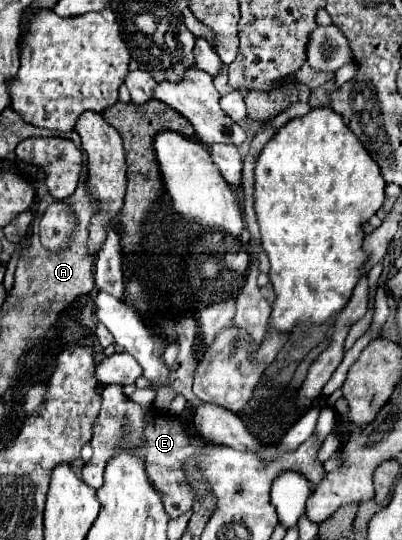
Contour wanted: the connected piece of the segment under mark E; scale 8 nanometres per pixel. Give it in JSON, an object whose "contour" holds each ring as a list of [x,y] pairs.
{"contour":[[[107,385],[103,387],[101,395],[103,395],[103,407],[95,421],[93,439],[91,439],[93,457],[83,467],[85,485],[93,489],[99,489],[103,485],[103,471],[119,449],[139,451],[139,457],[143,457],[143,463],[145,463],[145,473],[151,485],[161,495],[167,515],[179,517],[185,511],[189,511],[193,507],[197,491],[189,485],[183,473],[183,467],[193,457],[195,445],[189,429],[185,427],[185,421],[181,421],[181,415],[177,417],[169,411],[159,411],[153,405],[143,407],[139,403],[133,403],[127,399],[121,385]]]}

